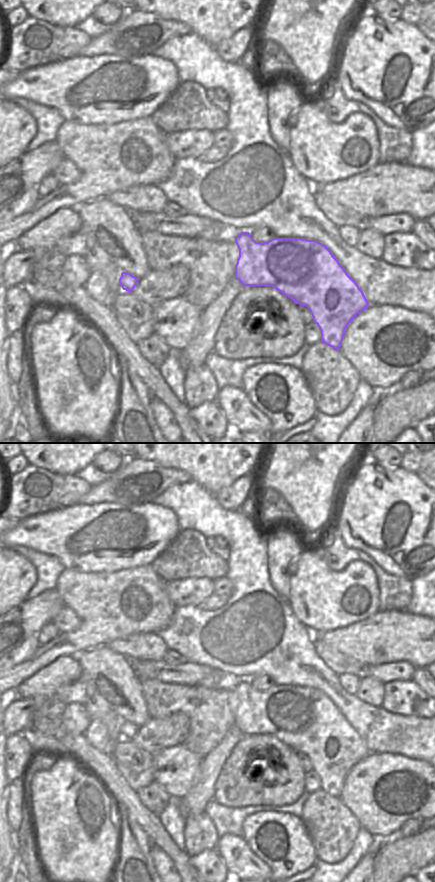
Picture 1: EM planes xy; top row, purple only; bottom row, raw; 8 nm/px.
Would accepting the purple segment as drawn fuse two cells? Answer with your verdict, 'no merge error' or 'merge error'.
no merge error

